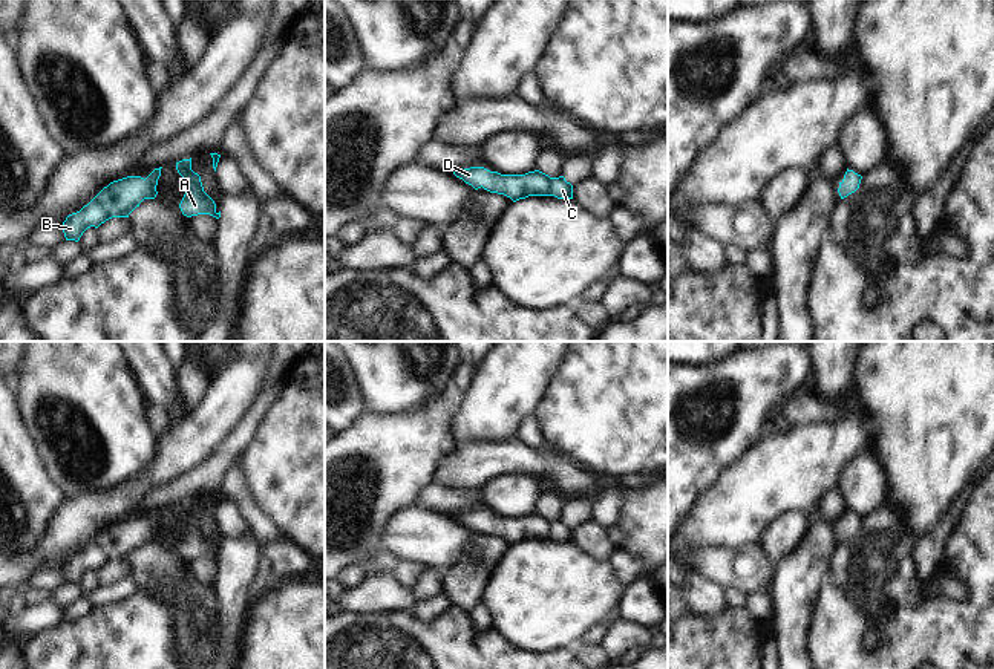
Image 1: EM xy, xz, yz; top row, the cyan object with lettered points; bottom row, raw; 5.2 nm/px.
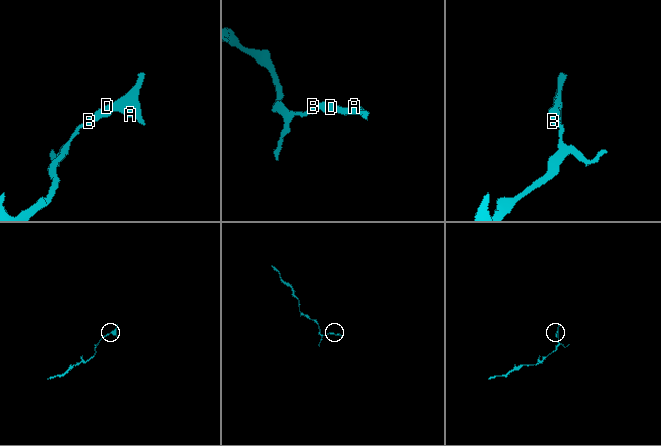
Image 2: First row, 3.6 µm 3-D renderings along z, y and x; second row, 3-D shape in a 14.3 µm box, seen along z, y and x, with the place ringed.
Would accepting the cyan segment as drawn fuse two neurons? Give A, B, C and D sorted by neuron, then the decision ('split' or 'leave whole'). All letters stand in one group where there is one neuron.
A B C D; leave whole

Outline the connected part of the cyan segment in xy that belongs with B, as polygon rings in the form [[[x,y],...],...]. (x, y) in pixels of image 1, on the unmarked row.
[[[161,511],[146,522],[127,519],[104,530],[87,548],[66,560],[61,568],[66,583],[78,585],[87,571],[98,571],[112,560],[129,560],[144,542],[155,542]]]

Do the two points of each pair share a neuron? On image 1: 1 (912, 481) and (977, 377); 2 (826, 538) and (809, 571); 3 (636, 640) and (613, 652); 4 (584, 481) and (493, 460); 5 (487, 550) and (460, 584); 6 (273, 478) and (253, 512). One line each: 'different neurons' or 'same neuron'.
1: same neuron
2: same neuron
3: same neuron
4: same neuron
5: same neuron
6: different neurons

